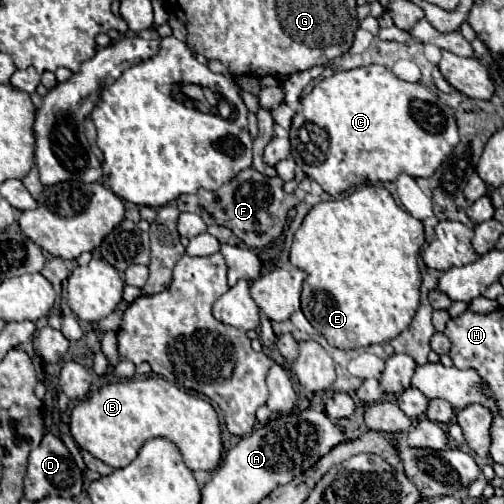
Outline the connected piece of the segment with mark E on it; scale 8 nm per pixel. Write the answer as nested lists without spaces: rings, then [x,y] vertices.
[[[366,184],[360,190],[352,192],[350,196],[342,198],[342,200],[330,200],[330,202],[316,204],[308,212],[308,216],[304,218],[302,226],[296,230],[294,242],[292,242],[292,248],[290,248],[290,262],[294,266],[298,266],[298,268],[308,272],[308,276],[304,280],[304,286],[302,286],[302,312],[304,312],[304,316],[328,340],[330,346],[336,346],[336,348],[342,348],[342,350],[366,348],[370,344],[382,344],[382,342],[388,342],[388,340],[396,338],[400,332],[404,332],[410,326],[416,310],[420,308],[420,284],[422,284],[422,276],[420,276],[416,260],[418,260],[422,244],[424,244],[424,226],[422,226],[422,222],[412,218],[412,214],[408,214],[406,210],[402,210],[394,202],[392,194],[382,184]]]

